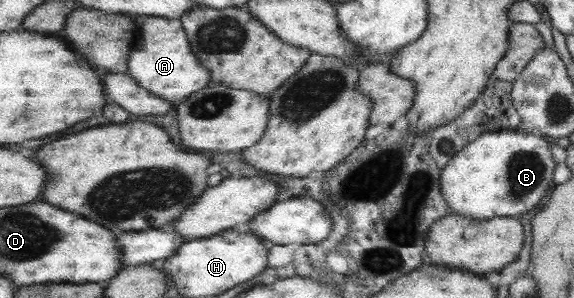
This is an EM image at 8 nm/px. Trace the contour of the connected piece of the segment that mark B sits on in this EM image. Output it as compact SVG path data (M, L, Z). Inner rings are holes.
M505 128L495 133L483 133L471 145L456 153L453 161L441 173L441 194L453 214L476 221L493 217L520 218L532 210L551 187L551 161L547 143L531 131Z

